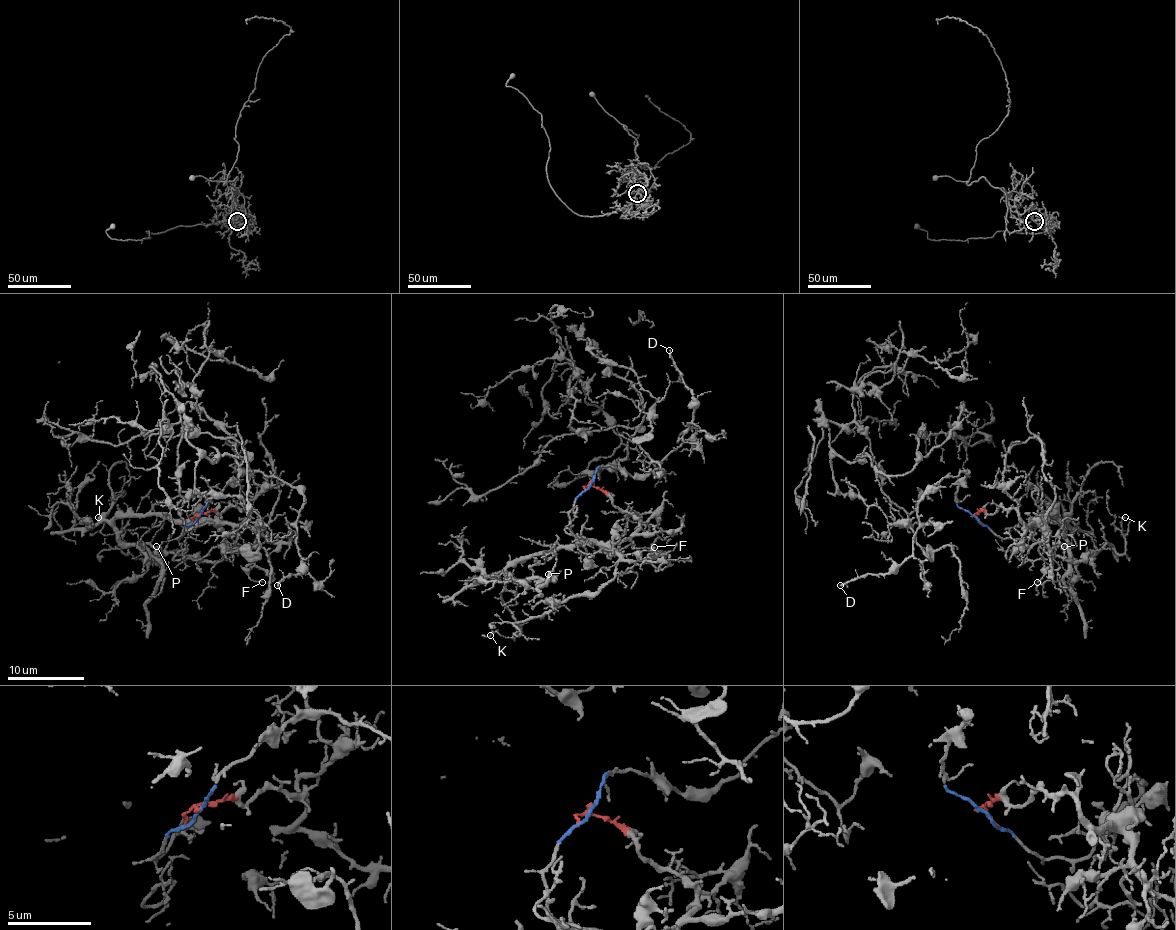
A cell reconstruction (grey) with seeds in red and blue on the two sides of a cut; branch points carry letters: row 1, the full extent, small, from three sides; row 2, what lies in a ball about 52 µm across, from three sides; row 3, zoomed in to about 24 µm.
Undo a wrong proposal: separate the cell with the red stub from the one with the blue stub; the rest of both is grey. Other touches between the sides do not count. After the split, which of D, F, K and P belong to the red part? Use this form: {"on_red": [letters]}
{"on_red": ["F", "K", "P"]}

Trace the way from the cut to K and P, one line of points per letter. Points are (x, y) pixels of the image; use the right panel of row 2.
K: (972, 515), (1013, 509), (1069, 561), (1106, 543), (1123, 553), (1125, 516)
P: (972, 515), (1003, 507), (1013, 509), (1027, 524), (1046, 515), (1059, 522), (1069, 542), (1067, 559), (1063, 545)

